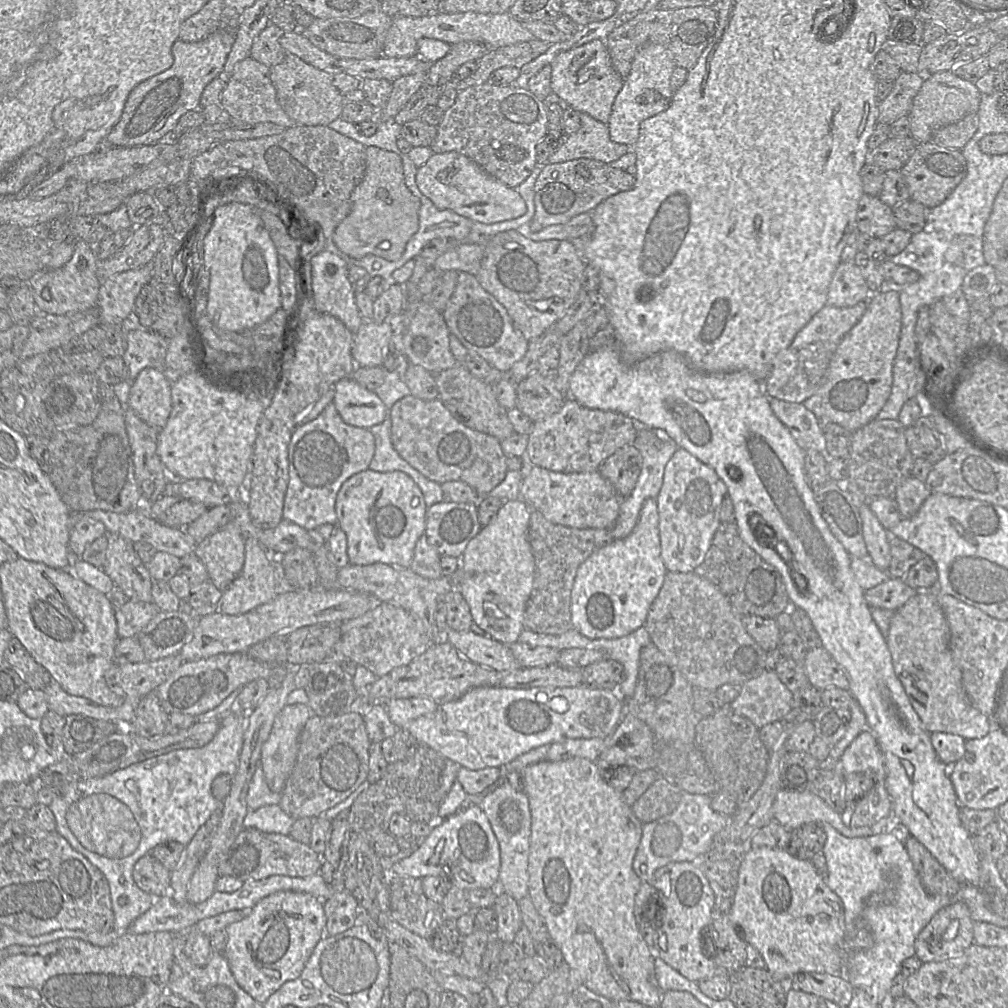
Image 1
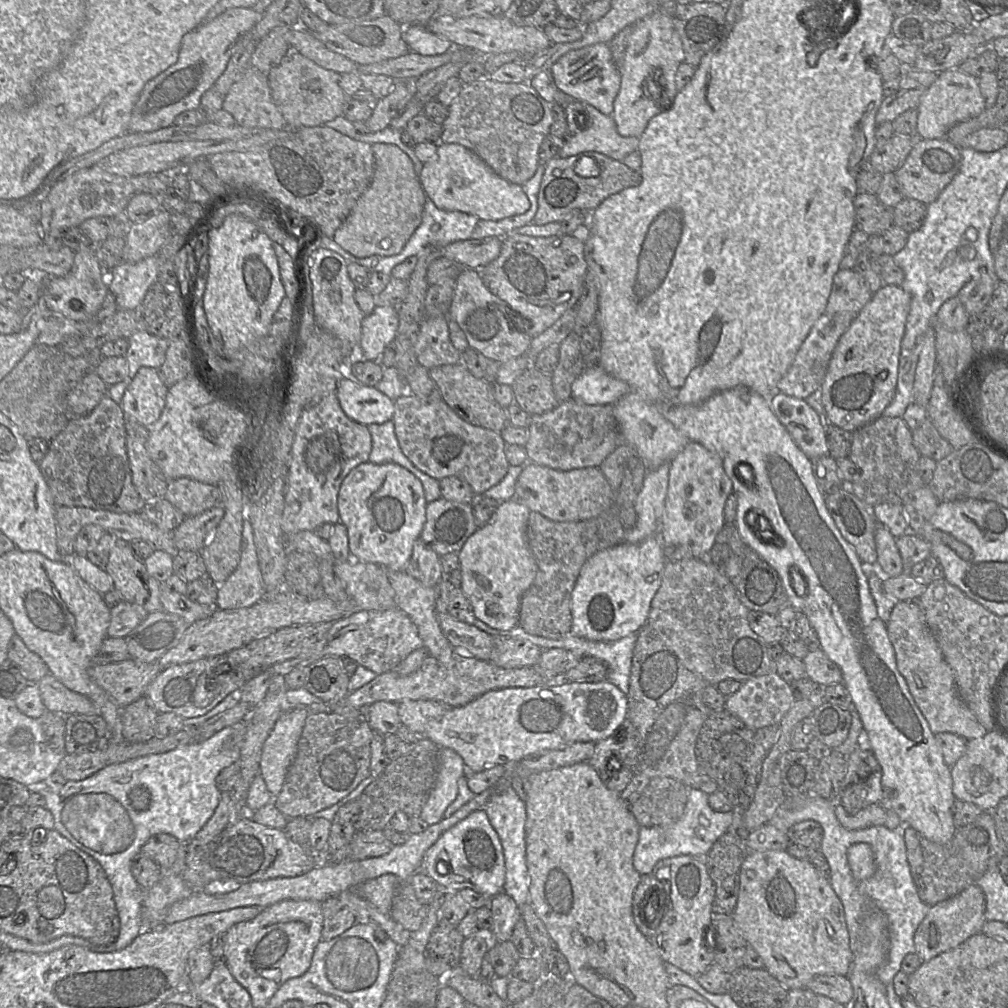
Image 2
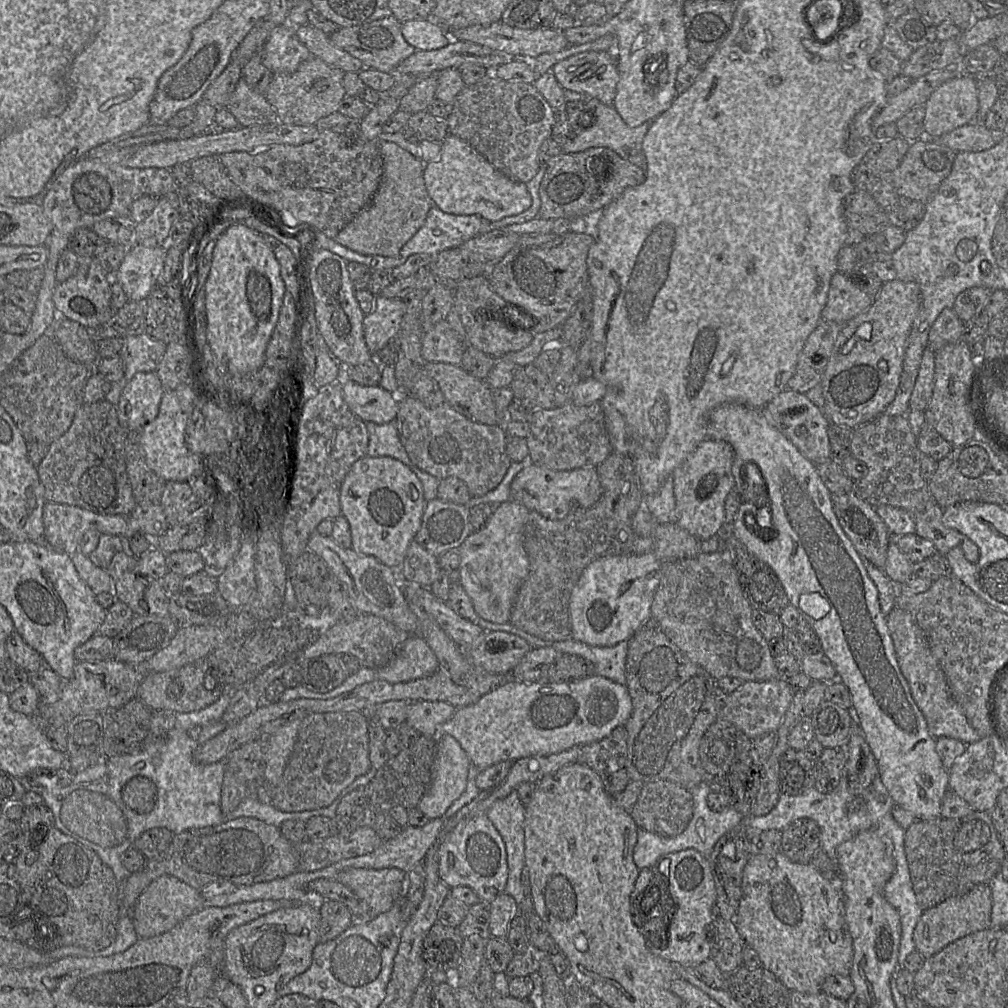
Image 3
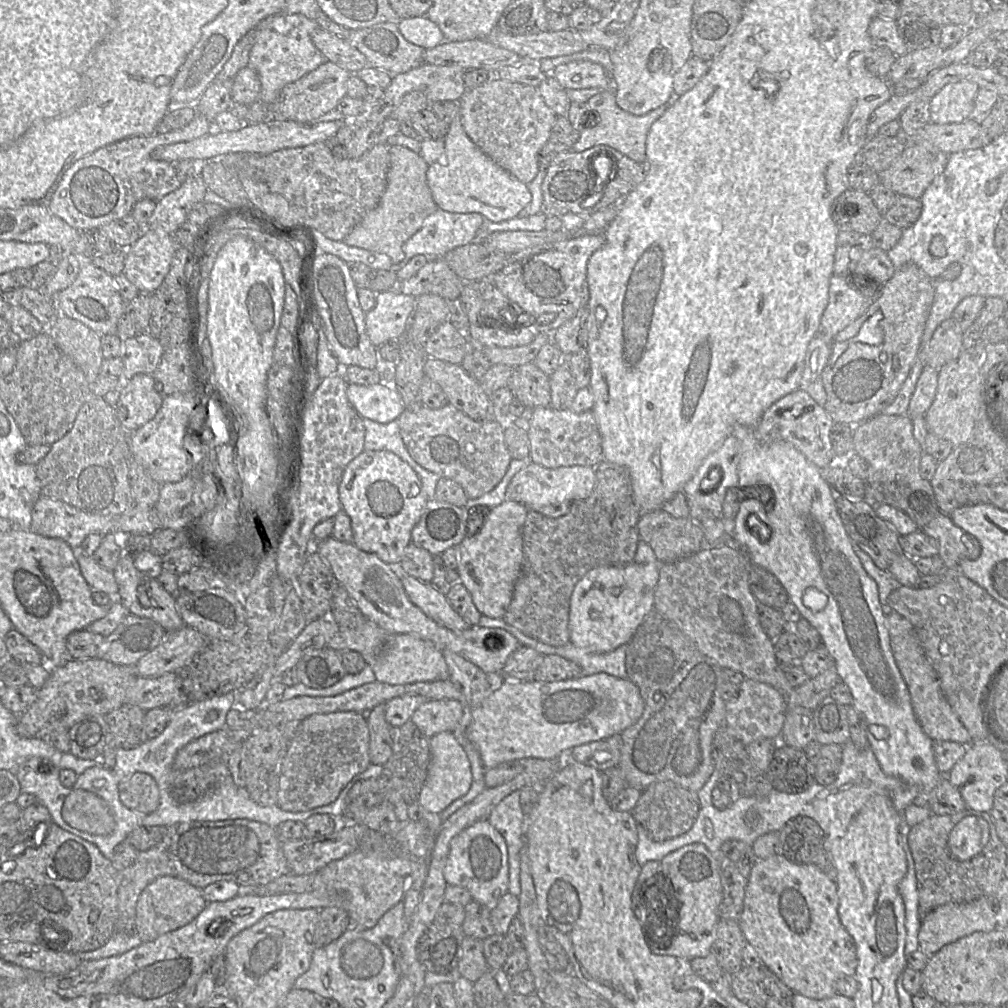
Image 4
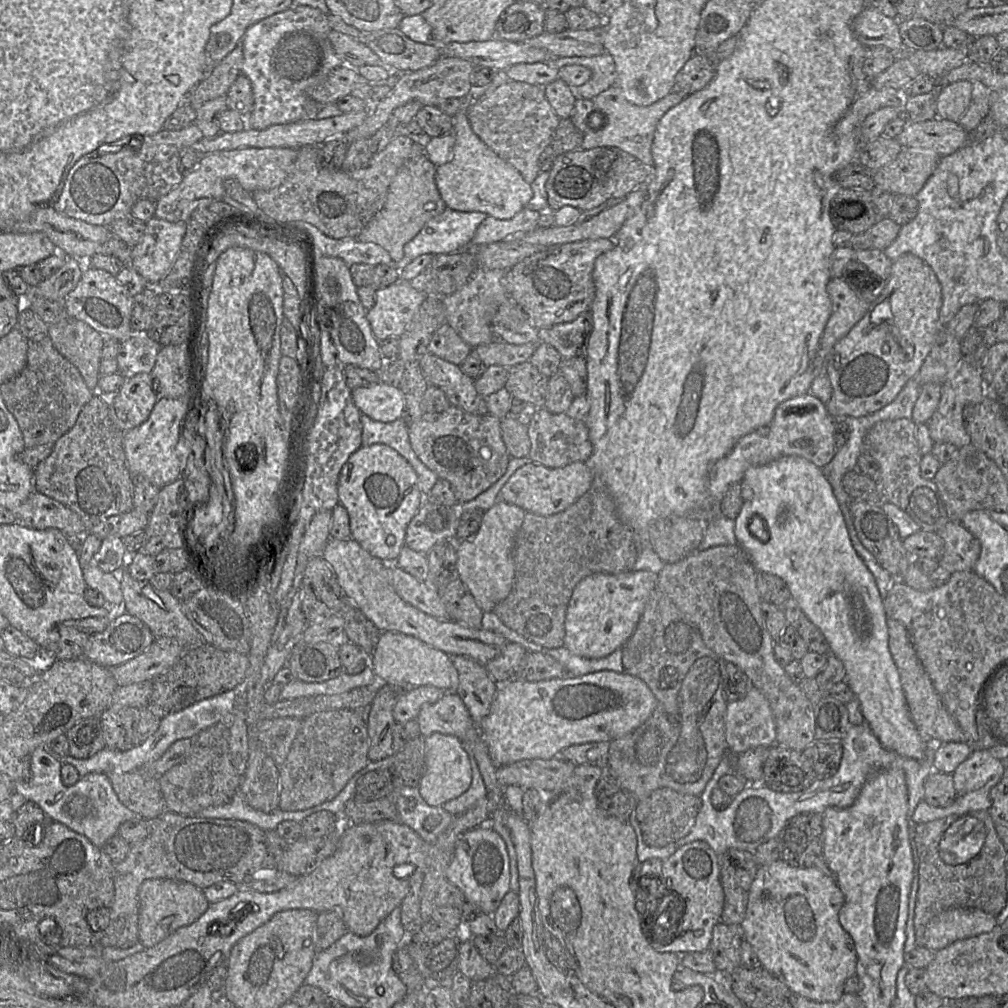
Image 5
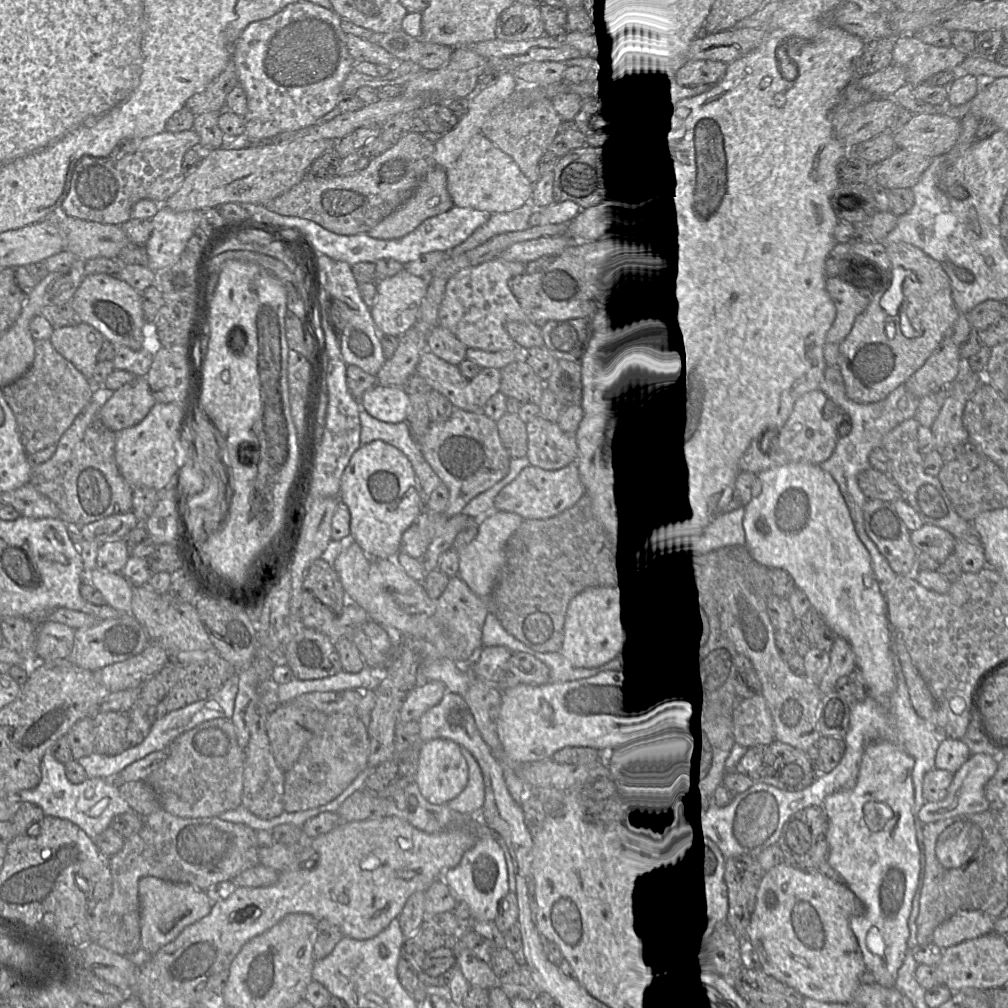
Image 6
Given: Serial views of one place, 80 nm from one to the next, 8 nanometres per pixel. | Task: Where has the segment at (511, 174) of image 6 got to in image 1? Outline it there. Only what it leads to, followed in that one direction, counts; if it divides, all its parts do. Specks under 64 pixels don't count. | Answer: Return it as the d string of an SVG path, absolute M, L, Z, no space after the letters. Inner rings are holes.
M458 152L433 154L417 170L416 184L438 209L454 211L474 222L494 224L525 214L526 203L516 189L487 174L476 162Z

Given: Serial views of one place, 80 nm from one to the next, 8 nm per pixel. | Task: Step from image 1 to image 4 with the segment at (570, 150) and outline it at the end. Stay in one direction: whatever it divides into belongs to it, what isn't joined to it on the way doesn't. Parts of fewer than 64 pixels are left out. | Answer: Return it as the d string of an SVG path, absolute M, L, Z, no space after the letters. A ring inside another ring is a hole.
M614 89L601 91L588 100L590 111L594 115L599 115L599 122L591 129L583 130L580 133L579 139L572 146L571 151L583 152L597 145L606 145L616 149L633 161L640 164L646 163L646 140L650 127L664 114L672 101L673 99L645 115L636 116L618 106Z

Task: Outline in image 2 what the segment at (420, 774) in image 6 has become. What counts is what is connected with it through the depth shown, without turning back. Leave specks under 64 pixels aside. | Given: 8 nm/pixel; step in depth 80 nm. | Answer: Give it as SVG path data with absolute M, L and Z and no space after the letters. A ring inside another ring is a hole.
M439 748L439 772L420 817L428 825L438 823L444 818L448 806L458 794L458 780L465 777L467 768L462 757L450 748Z

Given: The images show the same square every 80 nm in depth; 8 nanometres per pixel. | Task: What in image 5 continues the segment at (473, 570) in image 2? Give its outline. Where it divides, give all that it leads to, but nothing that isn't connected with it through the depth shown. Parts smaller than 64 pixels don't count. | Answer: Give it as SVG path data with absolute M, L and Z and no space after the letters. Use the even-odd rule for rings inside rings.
M497 501L484 512L477 534L457 543L457 578L467 587L483 612L492 612L512 589L515 570L513 542L525 514L516 505Z

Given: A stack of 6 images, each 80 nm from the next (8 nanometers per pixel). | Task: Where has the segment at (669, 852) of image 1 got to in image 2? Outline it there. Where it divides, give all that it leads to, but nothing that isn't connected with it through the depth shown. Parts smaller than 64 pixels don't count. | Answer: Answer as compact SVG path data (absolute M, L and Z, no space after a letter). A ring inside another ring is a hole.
M690 789L683 816L668 826L640 826L639 840L636 845L633 866L640 875L648 875L661 860L680 855L703 858L713 844L728 830L733 821L732 812L720 813L712 810L708 794L698 789Z

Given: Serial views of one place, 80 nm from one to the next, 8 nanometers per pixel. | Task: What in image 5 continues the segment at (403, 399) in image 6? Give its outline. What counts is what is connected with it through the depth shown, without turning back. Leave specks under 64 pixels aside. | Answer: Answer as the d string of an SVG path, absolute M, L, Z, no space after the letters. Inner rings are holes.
M378 382L351 391L352 399L362 414L380 422L392 422L405 416L405 398L397 384Z

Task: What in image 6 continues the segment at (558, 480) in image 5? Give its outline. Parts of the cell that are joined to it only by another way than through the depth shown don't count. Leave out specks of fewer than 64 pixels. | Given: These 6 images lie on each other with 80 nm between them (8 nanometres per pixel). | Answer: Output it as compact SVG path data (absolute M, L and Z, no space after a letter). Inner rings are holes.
M577 461L558 470L546 470L530 464L498 493L494 499L494 510L513 512L524 520L547 519L574 506L586 493Z

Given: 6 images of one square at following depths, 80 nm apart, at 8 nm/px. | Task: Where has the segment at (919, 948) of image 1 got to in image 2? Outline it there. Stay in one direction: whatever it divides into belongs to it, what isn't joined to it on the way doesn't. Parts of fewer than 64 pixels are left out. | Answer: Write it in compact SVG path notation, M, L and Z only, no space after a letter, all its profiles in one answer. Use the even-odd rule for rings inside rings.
M973 884L958 895L932 906L914 935L916 954L923 962L956 948L969 937L980 933L985 919L986 899L982 889Z

